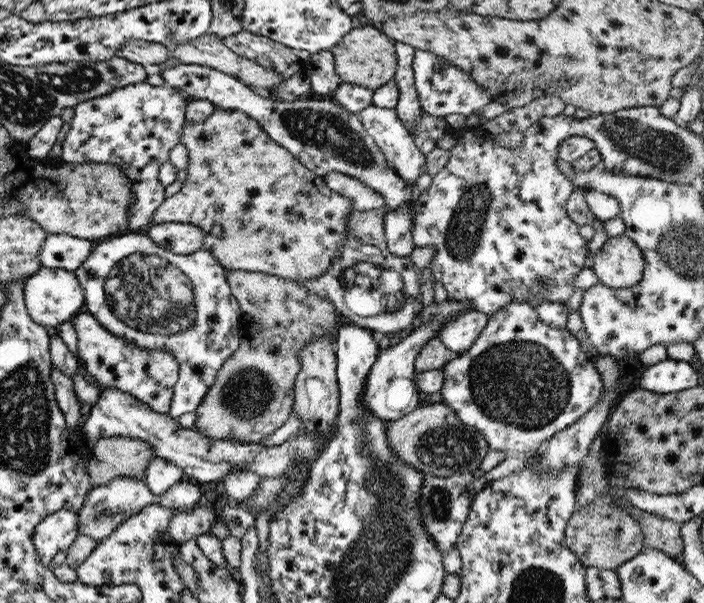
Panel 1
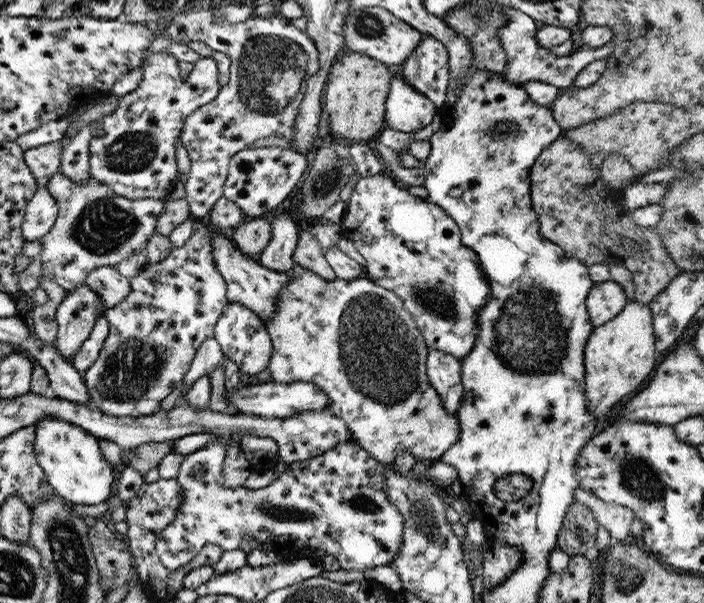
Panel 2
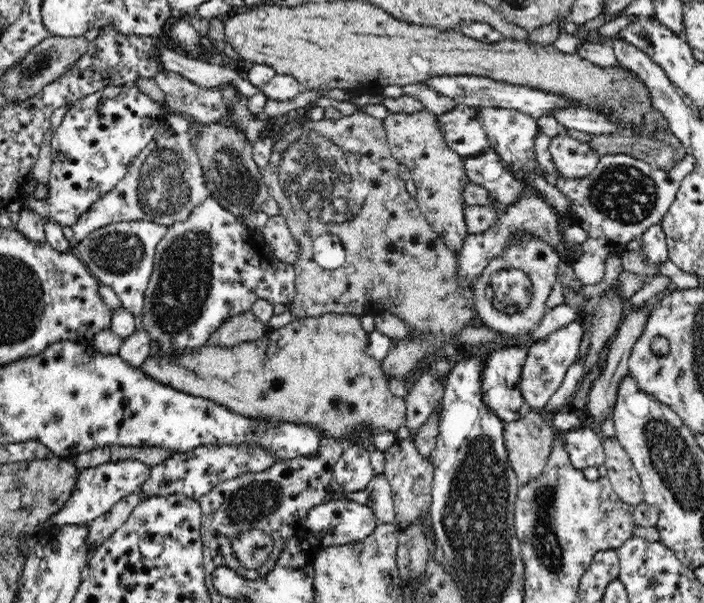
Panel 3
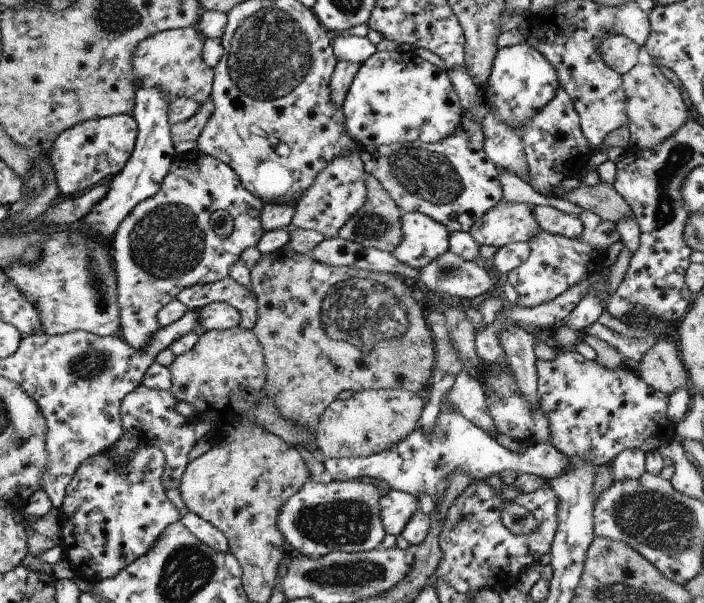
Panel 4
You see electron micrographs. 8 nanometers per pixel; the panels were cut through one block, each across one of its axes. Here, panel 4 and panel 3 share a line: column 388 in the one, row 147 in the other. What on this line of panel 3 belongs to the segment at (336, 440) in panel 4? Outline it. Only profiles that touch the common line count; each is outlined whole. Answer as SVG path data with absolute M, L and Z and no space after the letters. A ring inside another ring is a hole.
M426 109L414 114L389 113L382 122L391 154L396 161L408 168L411 179L416 183L414 200L432 225L432 231L440 235L450 249L459 252L464 239L469 235L464 214L466 204L463 190L470 182L464 170L464 158L446 145L443 132L437 125L437 115Z

